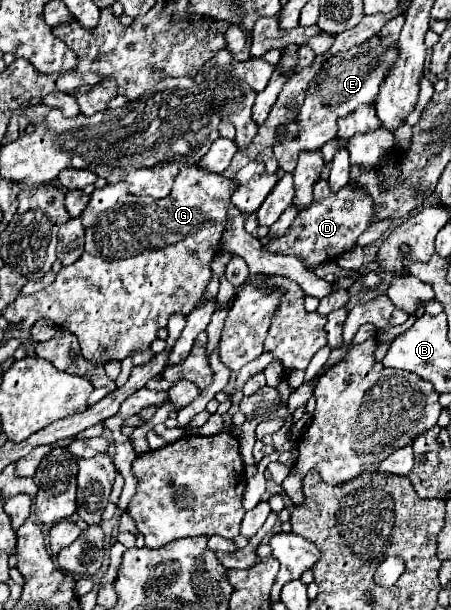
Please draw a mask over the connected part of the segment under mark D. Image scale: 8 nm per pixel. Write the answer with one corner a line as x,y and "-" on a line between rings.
320,179
314,185
314,201
308,209
300,211
290,229
280,239
270,239
266,245
268,251
278,255
304,255
310,267
316,267
324,261
336,259
342,251
350,251
356,245
358,235
362,235
372,221
374,207
370,195
346,185
342,191
332,193
328,181

